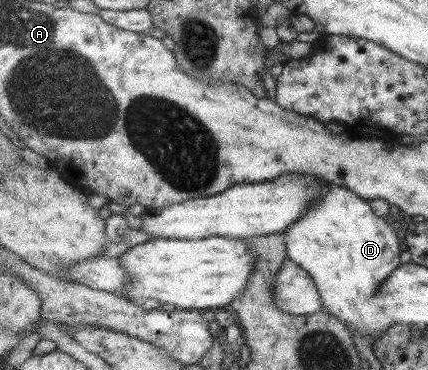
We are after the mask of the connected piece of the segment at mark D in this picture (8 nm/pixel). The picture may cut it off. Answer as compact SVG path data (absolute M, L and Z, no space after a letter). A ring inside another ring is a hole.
M324 180L322 199L314 201L310 209L286 229L285 242L288 259L302 266L316 280L327 313L337 318L344 326L351 327L364 339L372 340L372 351L376 353L377 341L388 332L392 324L387 314L376 304L374 297L380 285L402 266L400 252L405 248L402 247L404 243L400 242L400 237L395 234L388 221L376 215L374 209L370 207L370 202L356 195L356 192Z

